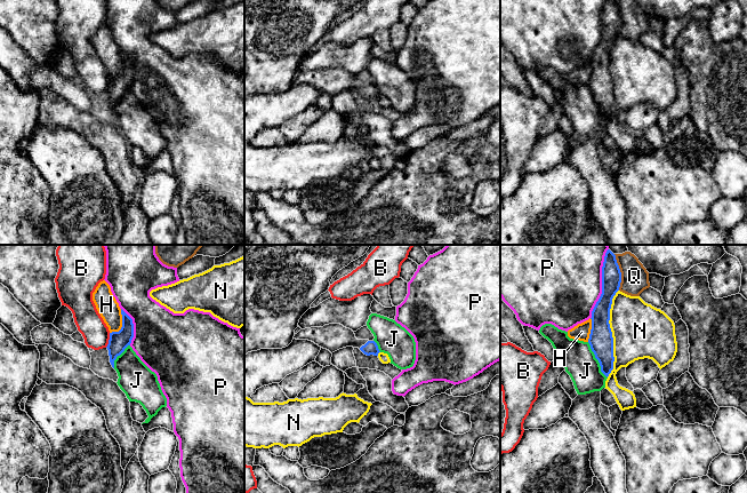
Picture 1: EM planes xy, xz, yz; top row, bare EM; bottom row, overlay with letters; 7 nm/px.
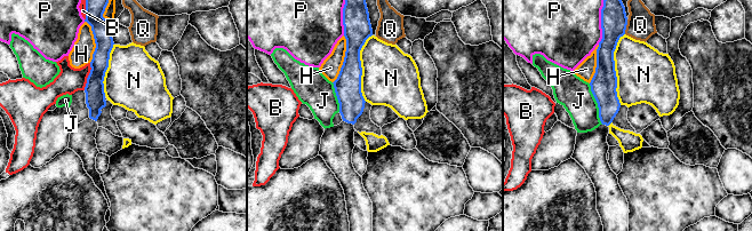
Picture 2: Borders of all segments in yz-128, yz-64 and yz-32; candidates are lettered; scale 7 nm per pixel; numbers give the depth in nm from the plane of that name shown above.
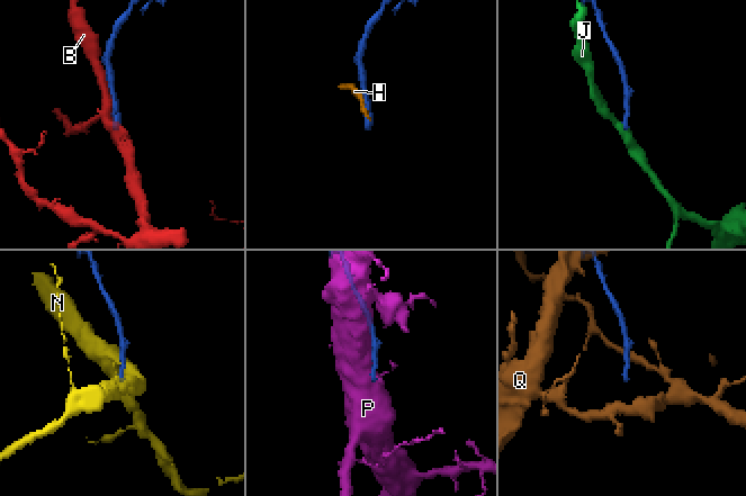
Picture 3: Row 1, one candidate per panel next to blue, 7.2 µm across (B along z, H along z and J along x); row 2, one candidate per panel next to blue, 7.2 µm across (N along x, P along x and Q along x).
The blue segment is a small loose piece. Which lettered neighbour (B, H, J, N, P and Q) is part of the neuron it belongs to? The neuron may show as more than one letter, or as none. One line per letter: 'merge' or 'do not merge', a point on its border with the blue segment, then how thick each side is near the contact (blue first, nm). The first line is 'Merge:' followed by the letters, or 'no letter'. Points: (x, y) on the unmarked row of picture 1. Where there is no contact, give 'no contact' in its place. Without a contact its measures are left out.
Merge: no letter
B: do not merge; contact xy (109, 84); calibres 140 and 190 nm
H: do not merge; contact xy (122, 68); calibres 140 and 150 nm
J: do not merge; contact yz (597, 103); calibres 170 and 220 nm
N: do not merge; contact yz (611, 77); calibres 170 and 380 nm
P: do not merge; contact yz (602, 31); calibres 140 and 460 nm
Q: do not merge; contact yz (620, 17); calibres 140 and 190 nm

